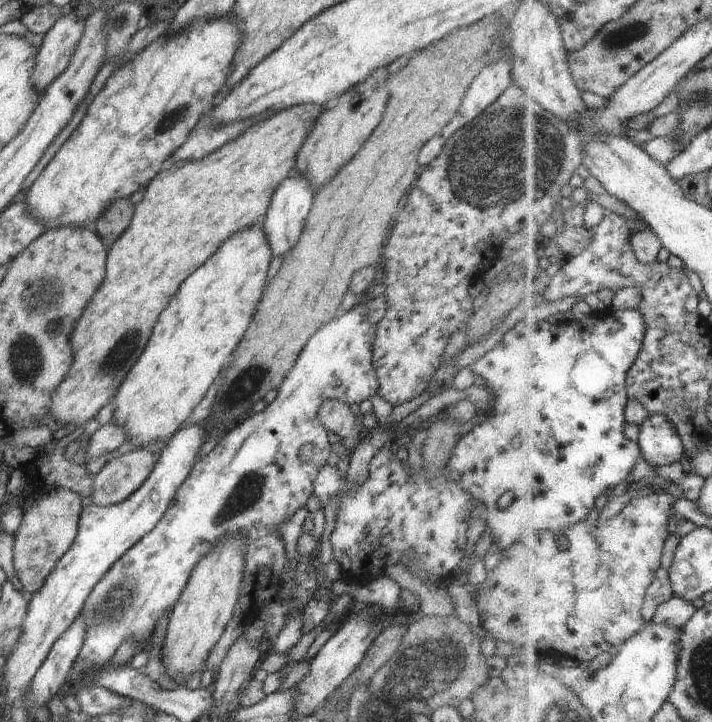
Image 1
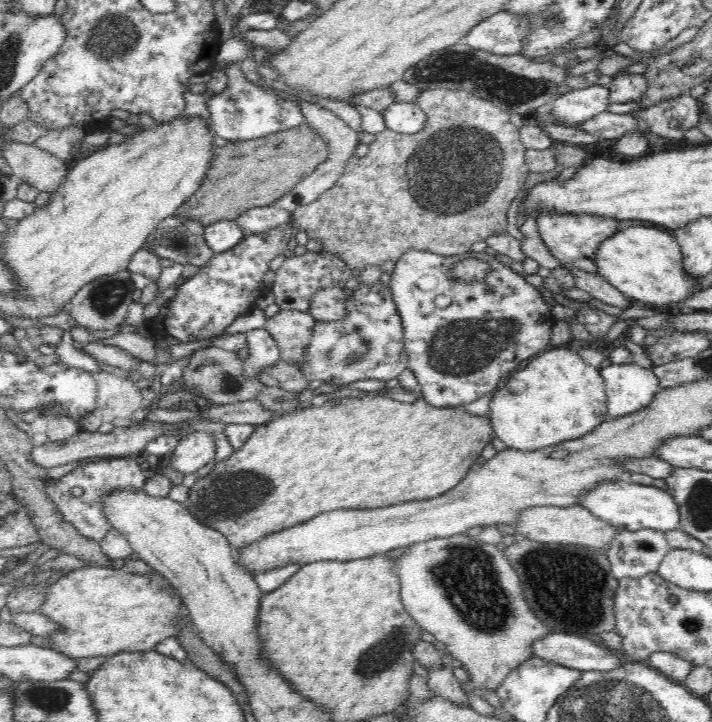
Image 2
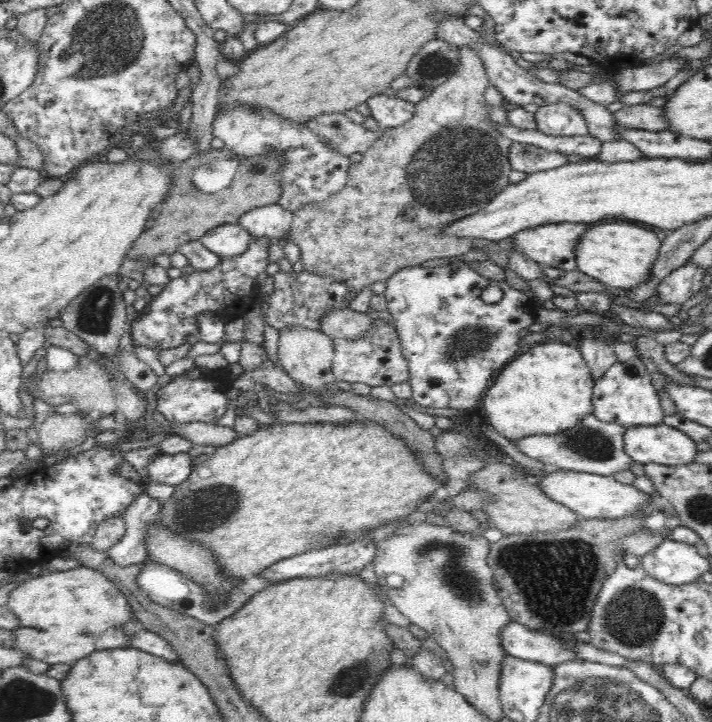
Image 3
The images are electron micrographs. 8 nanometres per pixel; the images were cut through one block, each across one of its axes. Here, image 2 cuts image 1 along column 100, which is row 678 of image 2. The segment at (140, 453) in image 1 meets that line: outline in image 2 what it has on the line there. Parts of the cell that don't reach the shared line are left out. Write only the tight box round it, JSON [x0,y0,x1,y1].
[395,534,554,692]

